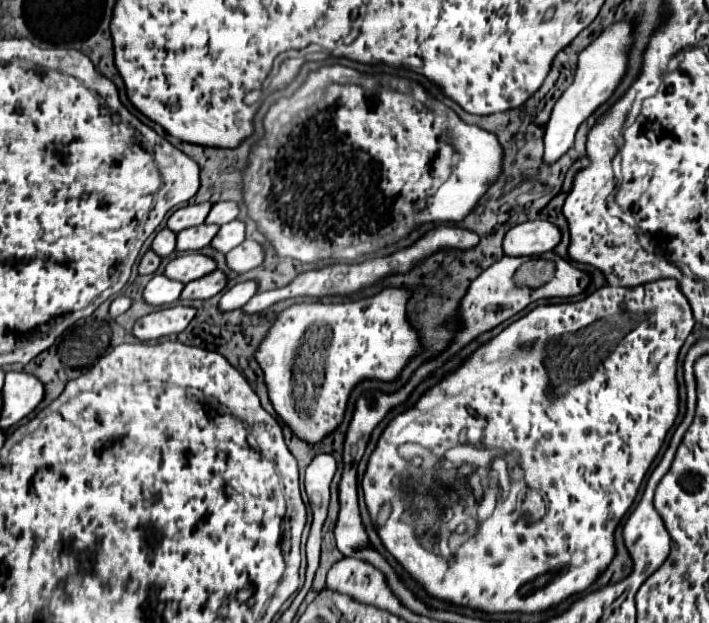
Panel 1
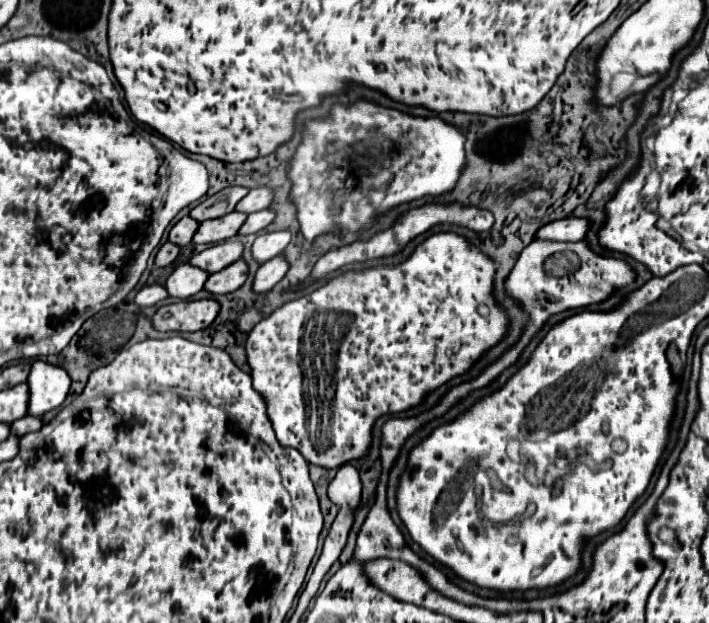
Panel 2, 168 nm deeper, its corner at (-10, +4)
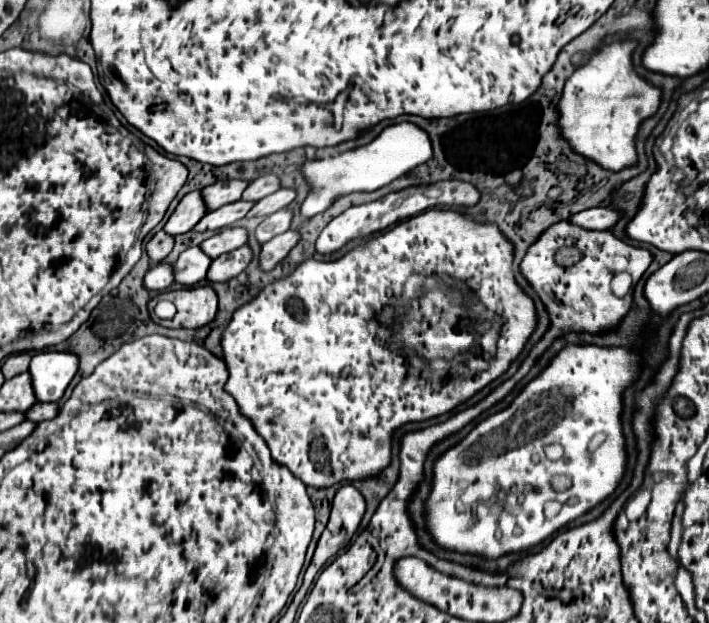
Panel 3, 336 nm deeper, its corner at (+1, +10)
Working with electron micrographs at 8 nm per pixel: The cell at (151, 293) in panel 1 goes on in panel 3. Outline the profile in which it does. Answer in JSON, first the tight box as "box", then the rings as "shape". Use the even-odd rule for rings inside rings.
{"box":[173,246,211,286],"shape":[[[199,246],[187,248],[177,258],[177,262],[173,264],[175,282],[181,284],[181,286],[195,286],[195,284],[199,284],[201,280],[205,280],[209,264],[211,264],[211,258],[205,256]]]}

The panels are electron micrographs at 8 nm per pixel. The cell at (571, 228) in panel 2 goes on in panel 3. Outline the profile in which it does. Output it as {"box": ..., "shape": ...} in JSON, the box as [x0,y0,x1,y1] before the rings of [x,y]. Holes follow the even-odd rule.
{"box":[567,206,621,230],"shape":[[[597,206],[597,208],[577,212],[575,216],[569,216],[567,222],[575,224],[575,226],[581,226],[581,228],[587,228],[587,230],[607,230],[619,220],[619,216],[621,214],[613,208]]]}

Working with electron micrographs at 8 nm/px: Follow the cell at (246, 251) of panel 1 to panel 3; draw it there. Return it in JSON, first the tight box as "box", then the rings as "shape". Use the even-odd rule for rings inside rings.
{"box":[255,210,291,244],"shape":[[[279,210],[271,216],[267,216],[255,230],[255,238],[259,244],[265,244],[267,240],[271,240],[277,234],[283,234],[285,230],[289,230],[291,224],[291,210]]]}

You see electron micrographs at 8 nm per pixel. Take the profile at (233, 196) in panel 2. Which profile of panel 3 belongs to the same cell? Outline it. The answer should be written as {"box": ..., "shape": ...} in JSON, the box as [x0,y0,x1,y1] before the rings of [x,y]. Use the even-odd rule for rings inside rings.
{"box":[201,180,249,210],"shape":[[[225,180],[225,182],[215,182],[207,188],[201,190],[201,196],[205,200],[205,206],[207,210],[217,210],[225,204],[231,204],[231,202],[237,202],[243,194],[243,190],[247,188],[249,182],[245,180]]]}

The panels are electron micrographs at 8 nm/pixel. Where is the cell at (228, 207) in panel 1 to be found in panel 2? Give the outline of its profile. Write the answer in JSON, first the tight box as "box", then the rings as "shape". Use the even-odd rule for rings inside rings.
{"box":[236,188,274,214],"shape":[[[254,188],[254,190],[248,192],[248,196],[244,196],[238,202],[236,210],[238,212],[246,212],[246,214],[258,212],[258,210],[270,208],[272,200],[274,200],[274,190],[270,190],[270,188]]]}

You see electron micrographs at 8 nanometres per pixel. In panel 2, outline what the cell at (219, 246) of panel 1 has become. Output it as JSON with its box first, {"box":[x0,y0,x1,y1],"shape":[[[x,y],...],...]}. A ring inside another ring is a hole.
{"box":[240,208,276,234],"shape":[[[266,208],[266,210],[260,210],[260,212],[252,212],[248,216],[248,220],[244,222],[244,226],[240,228],[240,234],[256,234],[260,230],[264,230],[268,224],[272,224],[276,212]]]}

